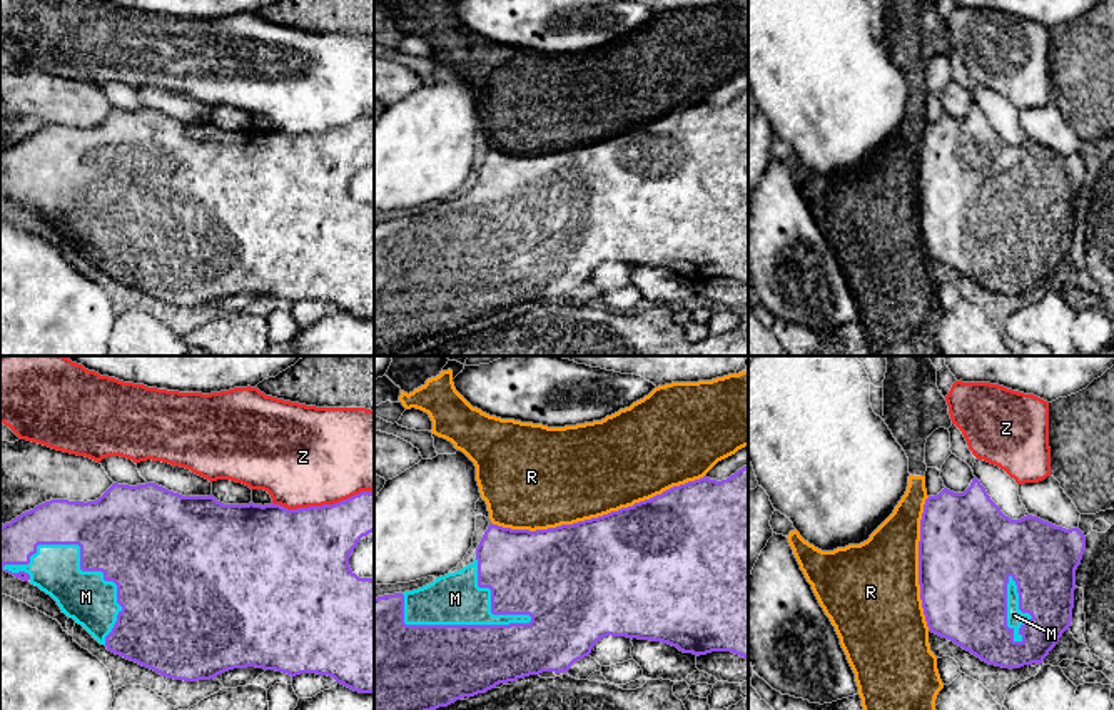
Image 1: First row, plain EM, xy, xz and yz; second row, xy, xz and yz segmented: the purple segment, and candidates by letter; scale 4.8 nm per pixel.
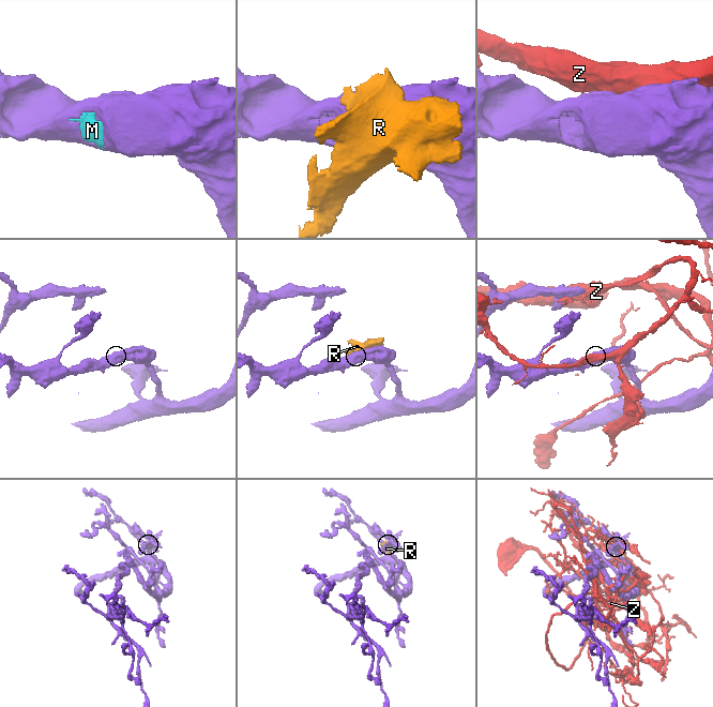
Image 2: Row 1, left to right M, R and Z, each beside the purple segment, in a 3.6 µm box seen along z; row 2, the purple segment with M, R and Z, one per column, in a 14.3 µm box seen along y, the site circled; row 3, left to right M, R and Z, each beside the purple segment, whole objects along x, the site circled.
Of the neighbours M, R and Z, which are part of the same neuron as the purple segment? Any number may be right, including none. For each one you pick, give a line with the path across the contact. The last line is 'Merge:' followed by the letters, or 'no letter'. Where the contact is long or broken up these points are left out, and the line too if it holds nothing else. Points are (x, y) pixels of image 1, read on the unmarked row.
Merge: M

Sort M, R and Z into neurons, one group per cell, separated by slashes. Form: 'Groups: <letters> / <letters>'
Groups: M / R / Z

